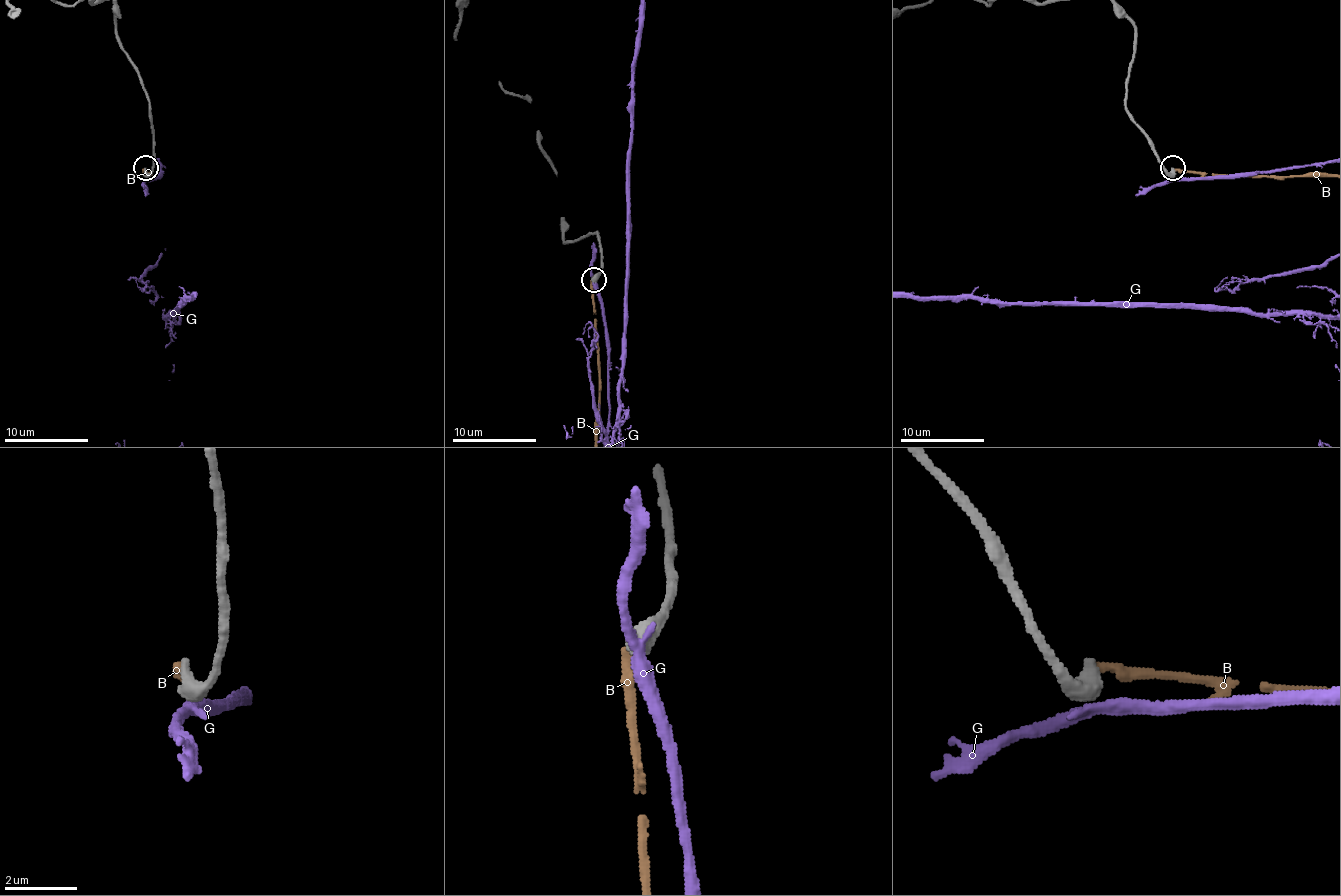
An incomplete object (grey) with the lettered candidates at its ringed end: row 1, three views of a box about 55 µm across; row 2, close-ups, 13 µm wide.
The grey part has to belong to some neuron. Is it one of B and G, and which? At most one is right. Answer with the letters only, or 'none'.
none

